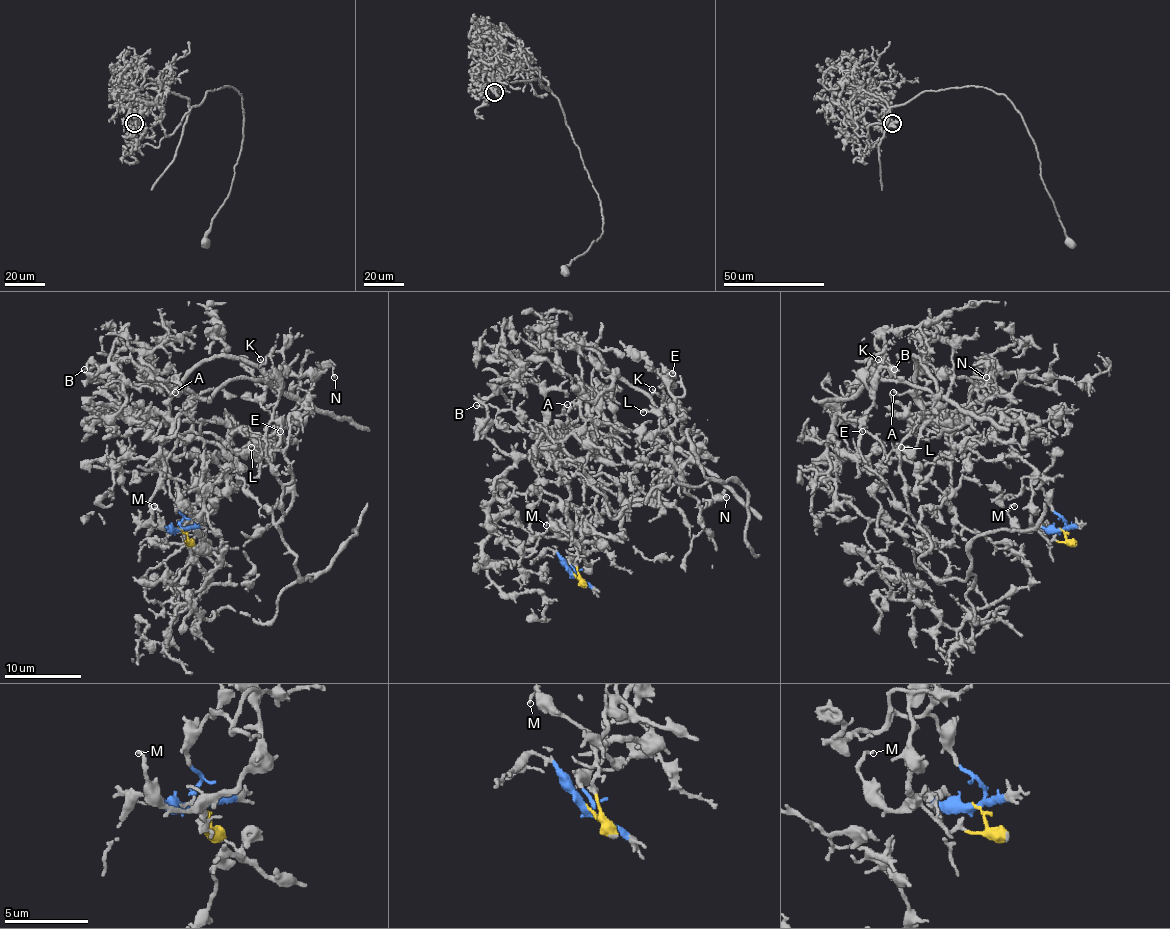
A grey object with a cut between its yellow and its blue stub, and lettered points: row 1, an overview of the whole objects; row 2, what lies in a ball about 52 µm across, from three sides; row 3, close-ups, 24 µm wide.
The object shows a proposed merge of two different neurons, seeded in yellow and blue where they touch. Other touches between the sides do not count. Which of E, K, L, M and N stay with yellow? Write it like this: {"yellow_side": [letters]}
{"yellow_side": ["M"]}

